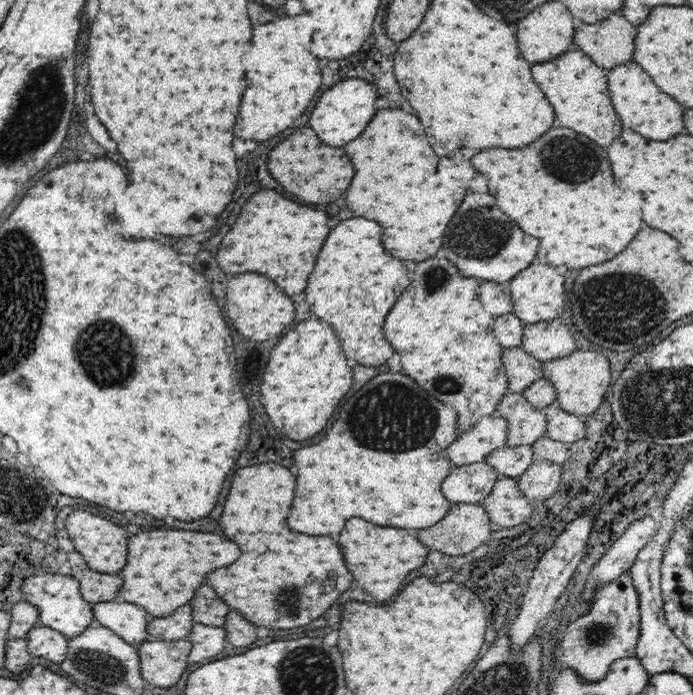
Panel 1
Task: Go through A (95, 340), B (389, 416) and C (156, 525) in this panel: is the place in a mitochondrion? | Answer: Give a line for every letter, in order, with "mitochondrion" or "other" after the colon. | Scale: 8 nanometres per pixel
A: mitochondrion
B: mitochondrion
C: other

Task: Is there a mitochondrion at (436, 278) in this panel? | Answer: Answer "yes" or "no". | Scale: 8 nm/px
yes

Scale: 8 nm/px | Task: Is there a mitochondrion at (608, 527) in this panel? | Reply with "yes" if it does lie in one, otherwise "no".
no

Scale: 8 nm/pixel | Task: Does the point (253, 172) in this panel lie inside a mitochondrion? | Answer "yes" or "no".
no

